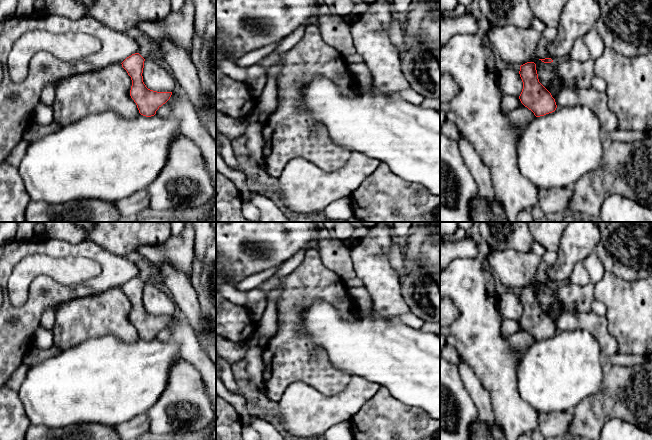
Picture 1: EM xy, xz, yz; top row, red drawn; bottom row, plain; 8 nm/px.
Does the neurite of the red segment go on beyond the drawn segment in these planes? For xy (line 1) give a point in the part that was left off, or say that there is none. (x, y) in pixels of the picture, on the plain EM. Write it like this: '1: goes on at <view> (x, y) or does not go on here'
1: does not go on here

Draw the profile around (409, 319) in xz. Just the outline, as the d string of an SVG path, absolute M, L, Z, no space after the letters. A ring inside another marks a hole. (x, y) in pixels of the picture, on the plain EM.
M410 310L407 313L396 317L396 319L413 329L420 329L424 324L424 321L416 317Z

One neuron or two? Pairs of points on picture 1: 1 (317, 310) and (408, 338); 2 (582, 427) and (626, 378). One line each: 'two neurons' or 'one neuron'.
1: one neuron
2: one neuron

